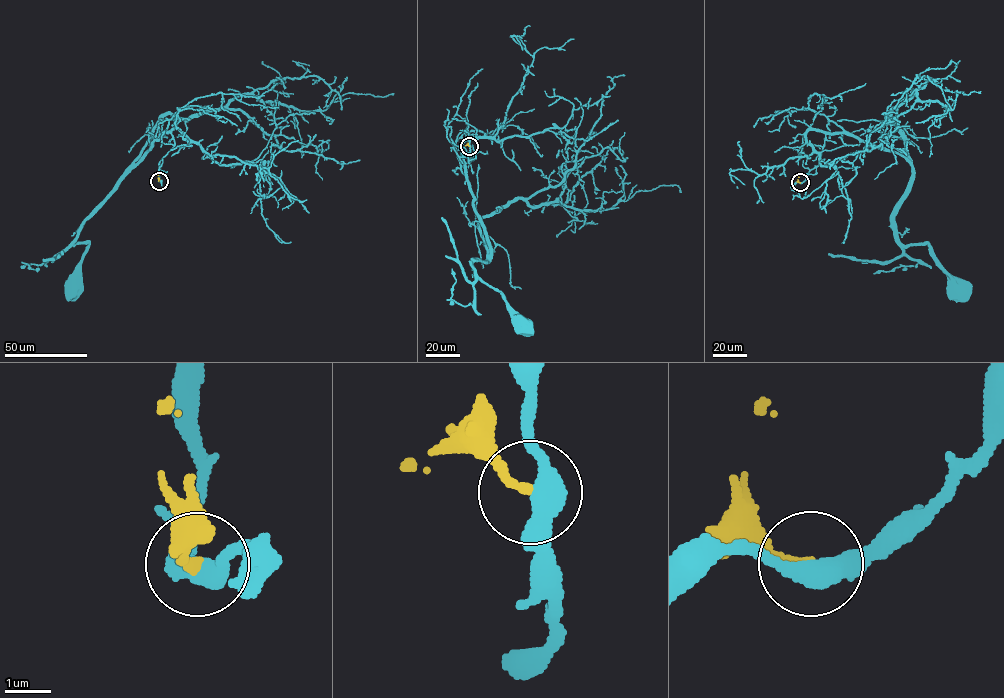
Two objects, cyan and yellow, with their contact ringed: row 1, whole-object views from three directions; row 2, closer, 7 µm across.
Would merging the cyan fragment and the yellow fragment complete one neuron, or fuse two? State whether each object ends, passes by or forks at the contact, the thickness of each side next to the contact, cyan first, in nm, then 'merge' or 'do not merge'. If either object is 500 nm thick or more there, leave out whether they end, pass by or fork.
cyan passes by; yellow ends; calibres 440 and 200 nm; do not merge

